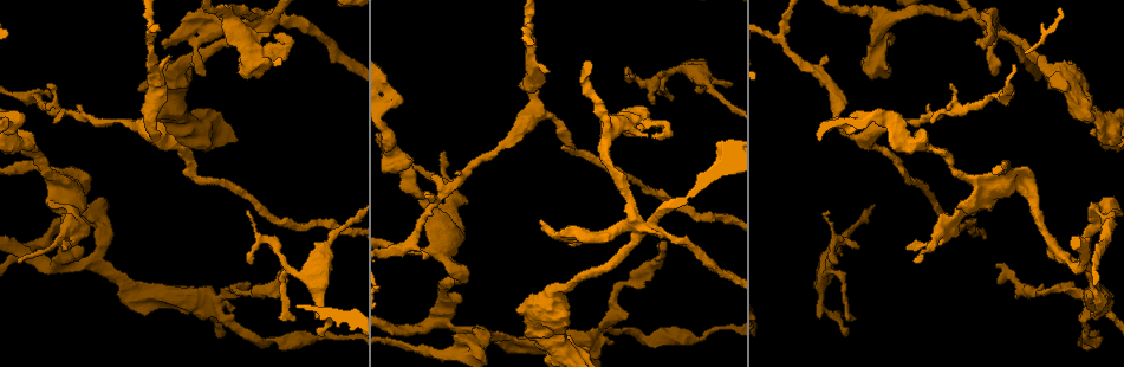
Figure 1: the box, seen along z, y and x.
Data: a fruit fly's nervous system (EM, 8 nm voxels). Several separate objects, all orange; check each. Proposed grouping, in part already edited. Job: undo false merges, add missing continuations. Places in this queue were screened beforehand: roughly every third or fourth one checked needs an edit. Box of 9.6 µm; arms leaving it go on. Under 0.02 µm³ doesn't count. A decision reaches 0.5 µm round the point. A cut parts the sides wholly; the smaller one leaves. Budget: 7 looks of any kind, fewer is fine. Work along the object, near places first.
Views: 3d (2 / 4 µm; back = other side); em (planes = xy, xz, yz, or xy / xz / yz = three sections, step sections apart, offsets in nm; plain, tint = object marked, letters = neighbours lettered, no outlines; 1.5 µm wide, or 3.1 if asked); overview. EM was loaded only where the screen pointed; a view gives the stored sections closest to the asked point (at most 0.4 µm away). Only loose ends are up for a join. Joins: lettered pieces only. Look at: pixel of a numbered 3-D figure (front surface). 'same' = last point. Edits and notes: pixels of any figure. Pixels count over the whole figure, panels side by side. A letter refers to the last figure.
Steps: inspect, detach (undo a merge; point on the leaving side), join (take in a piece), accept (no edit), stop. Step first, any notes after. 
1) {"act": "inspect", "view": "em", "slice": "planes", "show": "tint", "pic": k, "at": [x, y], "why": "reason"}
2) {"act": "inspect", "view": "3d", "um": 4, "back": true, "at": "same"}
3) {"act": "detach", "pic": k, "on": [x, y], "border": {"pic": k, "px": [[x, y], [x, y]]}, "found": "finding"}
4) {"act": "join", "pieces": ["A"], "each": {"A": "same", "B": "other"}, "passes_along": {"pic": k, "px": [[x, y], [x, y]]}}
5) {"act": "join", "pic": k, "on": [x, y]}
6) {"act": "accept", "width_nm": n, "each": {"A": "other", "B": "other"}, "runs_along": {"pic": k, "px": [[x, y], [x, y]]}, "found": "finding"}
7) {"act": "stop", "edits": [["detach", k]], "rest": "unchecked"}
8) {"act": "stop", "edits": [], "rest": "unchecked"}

{"act": "inspect", "view": "em", "slice": "xy", "step": 4, "show": "letters", "pic": 1, "at": [639, 231], "why": "sharp bend"}

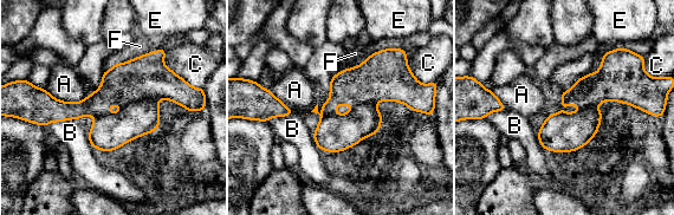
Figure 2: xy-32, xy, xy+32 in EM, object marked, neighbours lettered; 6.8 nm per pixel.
{"act": "detach", "pic": 2, "on": [144, 77], "width_nm": 260, "each": {"A": "other", "B": "other", "C": "other", "E": "other", "F": "other"}, "border": {"pic": 2, "px": [[157, 99], [135, 99], [123, 106]]}, "found": "a second neuron is stuck on"}

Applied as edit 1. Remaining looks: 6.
{"act": "inspect", "view": "overview", "why": "see it whole again"}

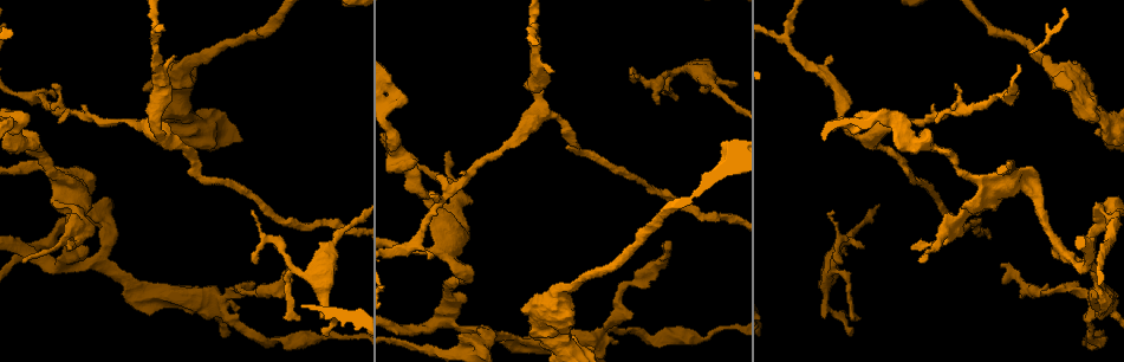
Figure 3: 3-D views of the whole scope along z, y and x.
{"act": "inspect", "view": "3d", "um": 2, "back": true, "pic": 3, "at": [841, 262], "why": "free end"}

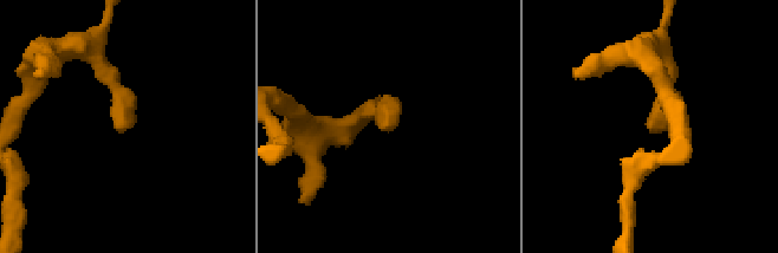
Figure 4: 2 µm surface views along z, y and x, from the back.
{"act": "inspect", "view": "em", "slice": "planes", "show": "letters", "pic": 4, "at": [654, 132], "why": "now the EM"}

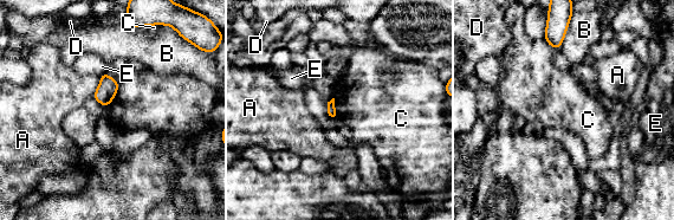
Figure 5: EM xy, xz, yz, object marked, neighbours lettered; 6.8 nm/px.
{"act": "accept", "each": {"A": "other", "B": "other", "C": "other", "D": "other", "E": "other"}, "border": {"pic": 5, "px": [[544, 38], [550, 45], [558, 49]]}, "found": "none of them fits"}

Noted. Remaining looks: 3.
{"act": "inspect", "view": "em", "slice": "planes", "show": "plain", "pic": 3, "at": [24, 250], "why": "sharp bend"}

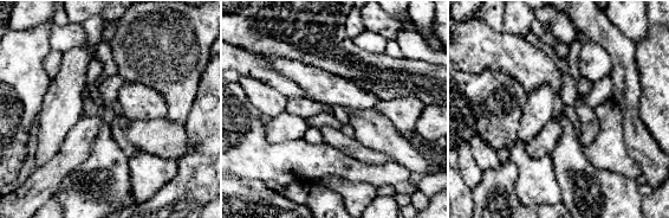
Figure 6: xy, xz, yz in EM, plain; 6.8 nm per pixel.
{"act": "inspect", "view": "em", "slice": "planes", "show": "letters", "at": "same", "why": "see the neighbours"}

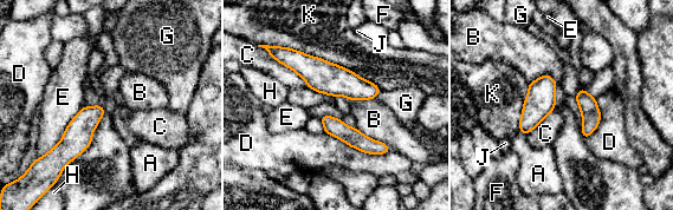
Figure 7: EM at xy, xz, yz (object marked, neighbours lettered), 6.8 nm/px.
{"act": "accept", "width_nm": 200, "each": {"A": "other", "B": "other", "C": "other", "D": "other", "E": "other", "F": "other", "G": "other", "H": "other", "J": "other", "K": "other"}, "runs_along": {"pic": 7, "px": [[272, 51], [323, 77], [376, 90]]}, "found": "continuous, no second neuron"}

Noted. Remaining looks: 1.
{"act": "stop", "edits": [["detach", 2]], "rest": "unchecked"}

